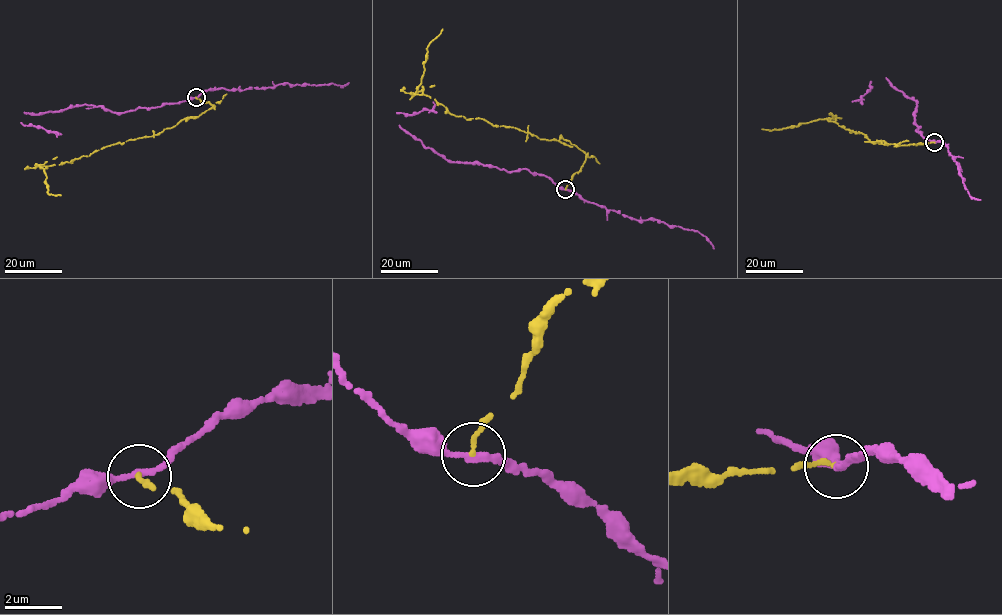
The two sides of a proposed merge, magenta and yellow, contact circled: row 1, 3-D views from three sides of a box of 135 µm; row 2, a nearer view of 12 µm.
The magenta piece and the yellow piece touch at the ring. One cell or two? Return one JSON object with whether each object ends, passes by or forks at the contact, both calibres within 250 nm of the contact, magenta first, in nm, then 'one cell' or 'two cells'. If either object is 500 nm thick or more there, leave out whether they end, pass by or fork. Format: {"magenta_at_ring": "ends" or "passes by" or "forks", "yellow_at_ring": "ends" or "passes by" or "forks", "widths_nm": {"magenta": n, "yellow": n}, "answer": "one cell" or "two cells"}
{"magenta_at_ring": "passes by", "yellow_at_ring": "ends", "widths_nm": {"magenta": 220, "yellow": 170}, "answer": "two cells"}

